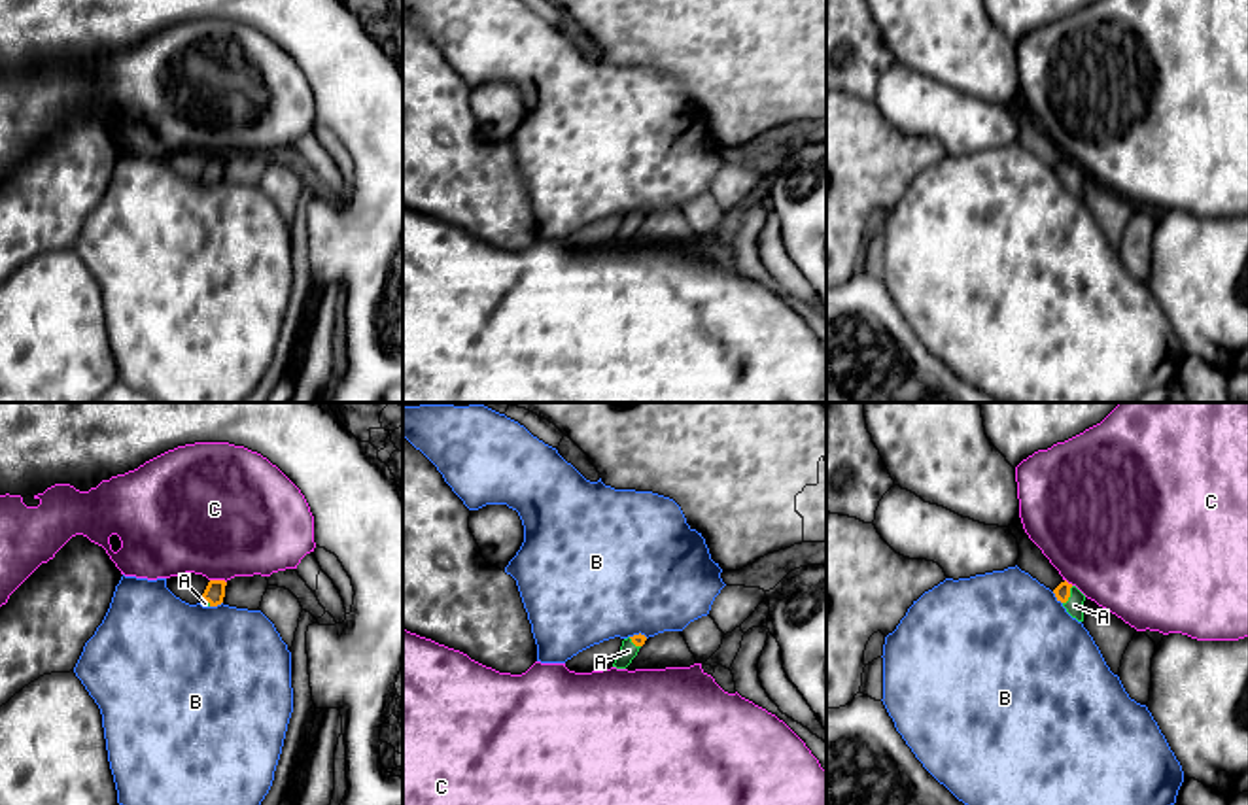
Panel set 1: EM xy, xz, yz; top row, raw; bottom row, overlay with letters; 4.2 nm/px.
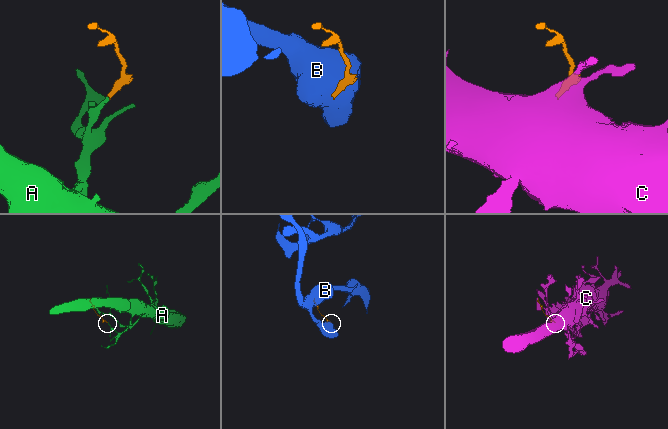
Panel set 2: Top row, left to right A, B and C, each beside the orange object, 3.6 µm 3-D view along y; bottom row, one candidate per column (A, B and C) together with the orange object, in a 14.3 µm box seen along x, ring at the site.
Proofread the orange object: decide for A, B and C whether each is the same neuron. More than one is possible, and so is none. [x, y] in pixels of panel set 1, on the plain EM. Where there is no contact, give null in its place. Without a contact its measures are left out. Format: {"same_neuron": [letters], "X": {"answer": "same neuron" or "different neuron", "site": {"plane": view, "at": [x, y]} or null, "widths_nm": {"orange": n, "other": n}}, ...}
{"same_neuron": ["A"], "A": {"answer": "same neuron", "site": {"plane": "yz", "at": [1069, 172]}, "widths_nm": {"orange": 70, "other": 80}}, "B": {"answer": "different neuron", "site": {"plane": "yz", "at": [1056, 172]}, "widths_nm": {"orange": 70, "other": 500}}, "C": {"answer": "different neuron", "site": {"plane": "xy", "at": [218, 157]}, "widths_nm": {"orange": 90, "other": 480}}}

